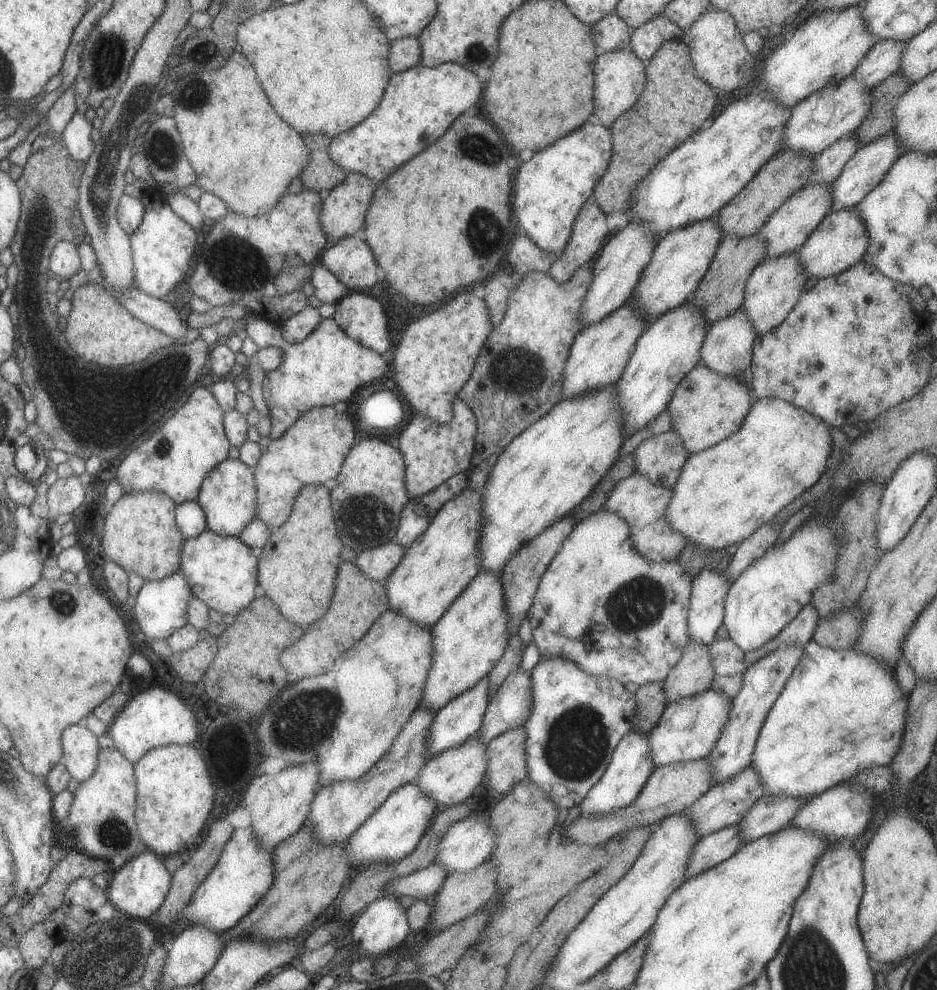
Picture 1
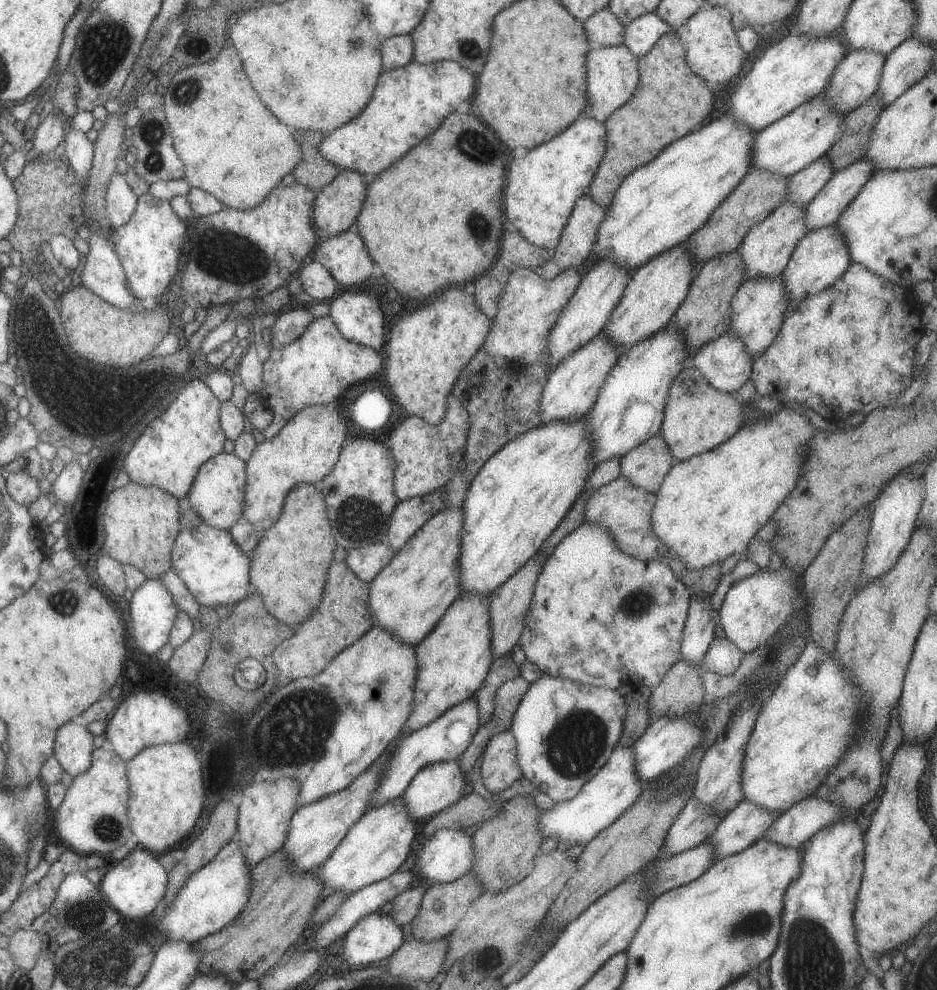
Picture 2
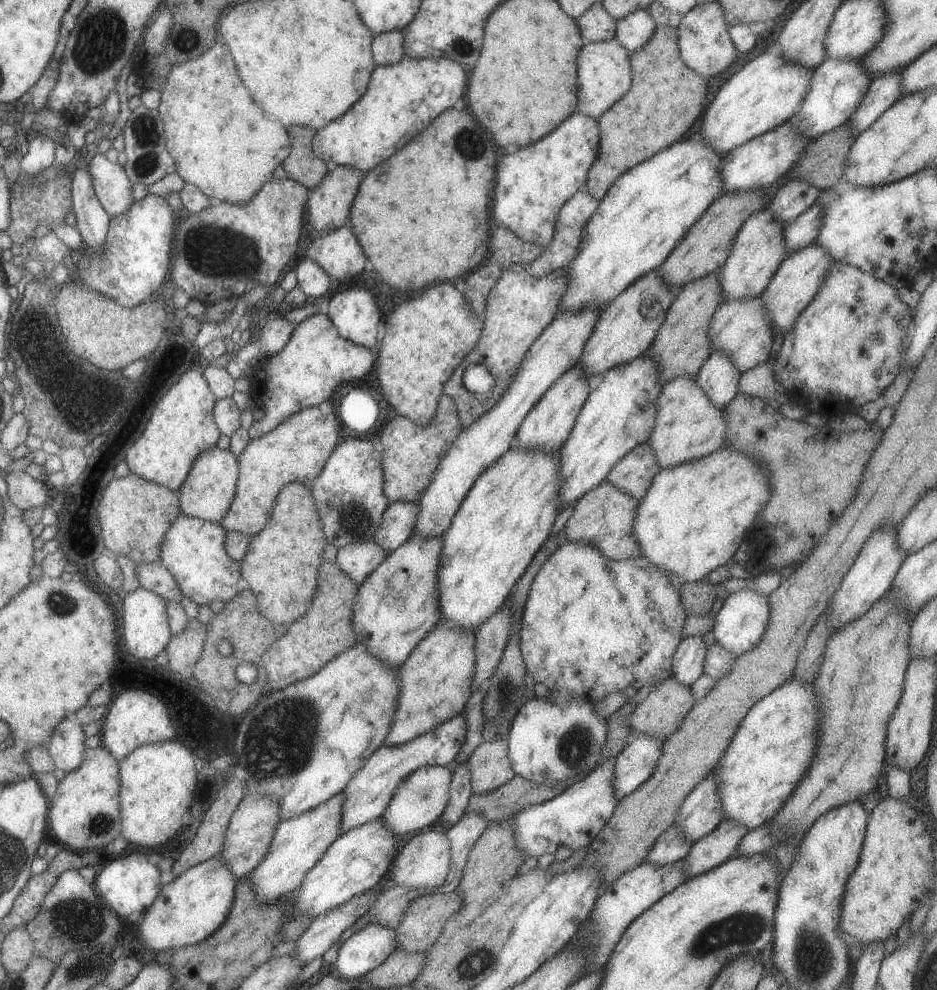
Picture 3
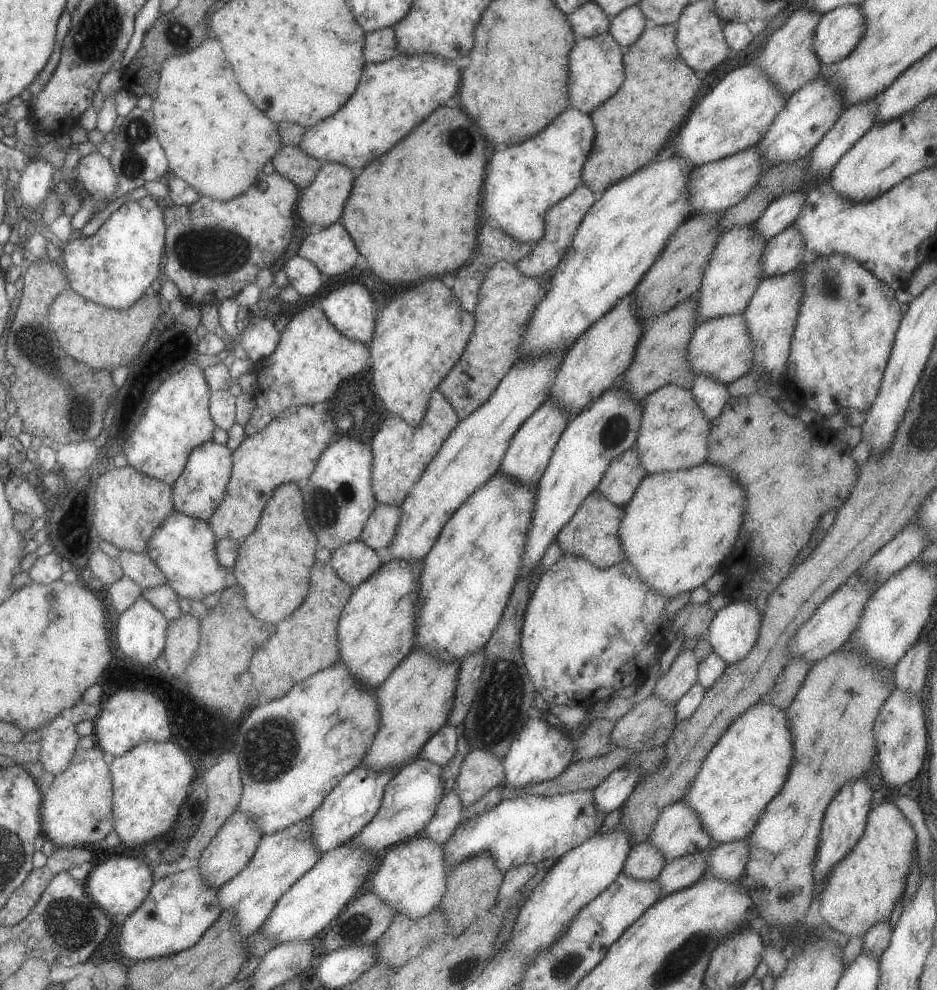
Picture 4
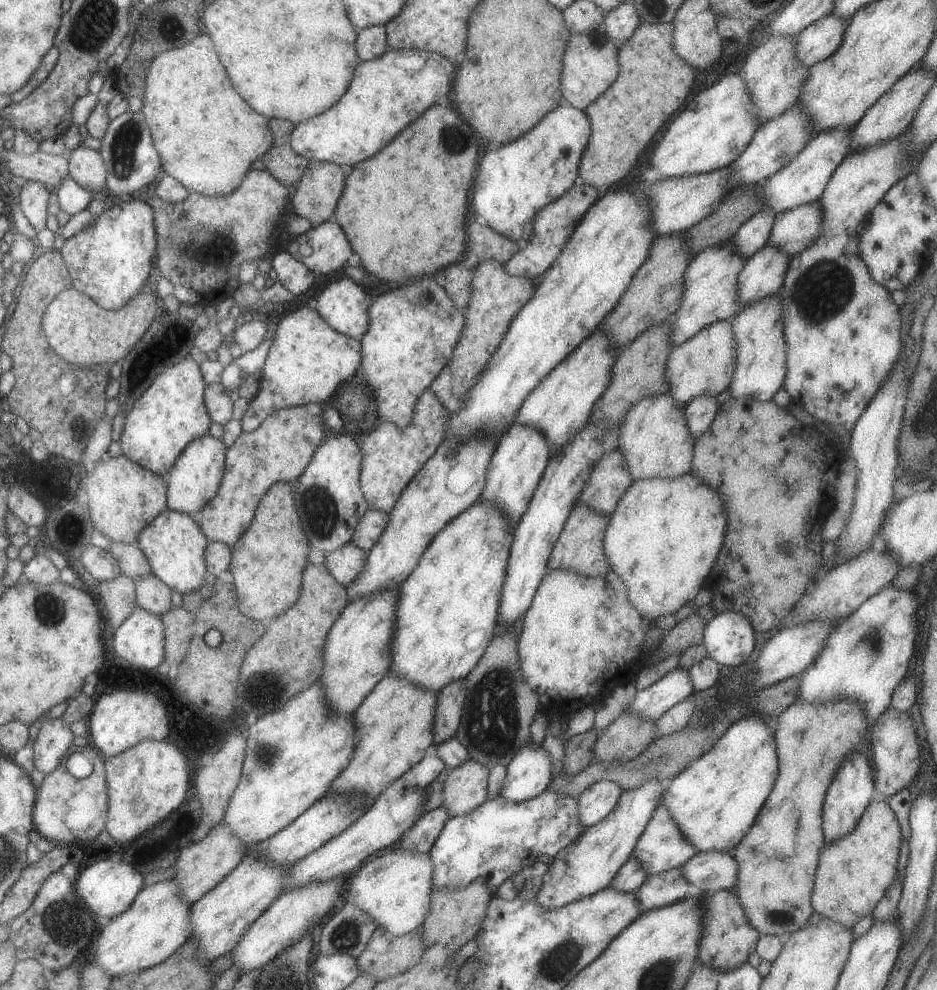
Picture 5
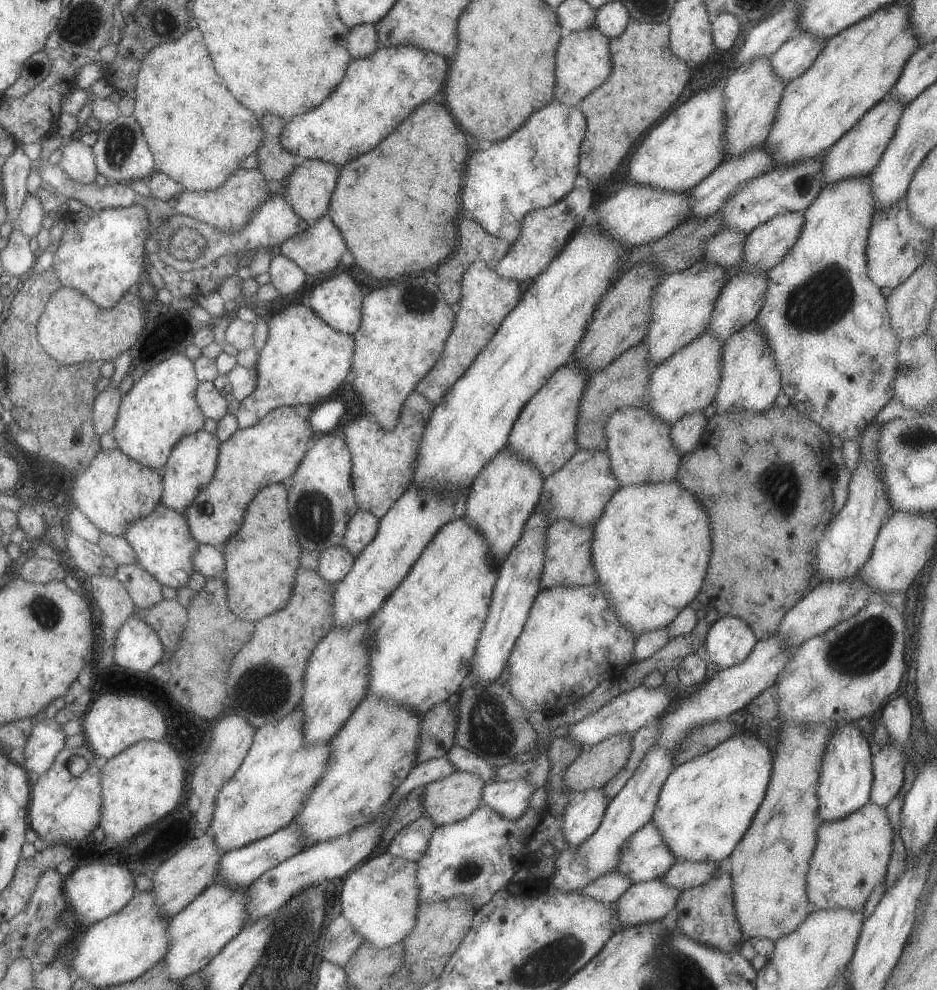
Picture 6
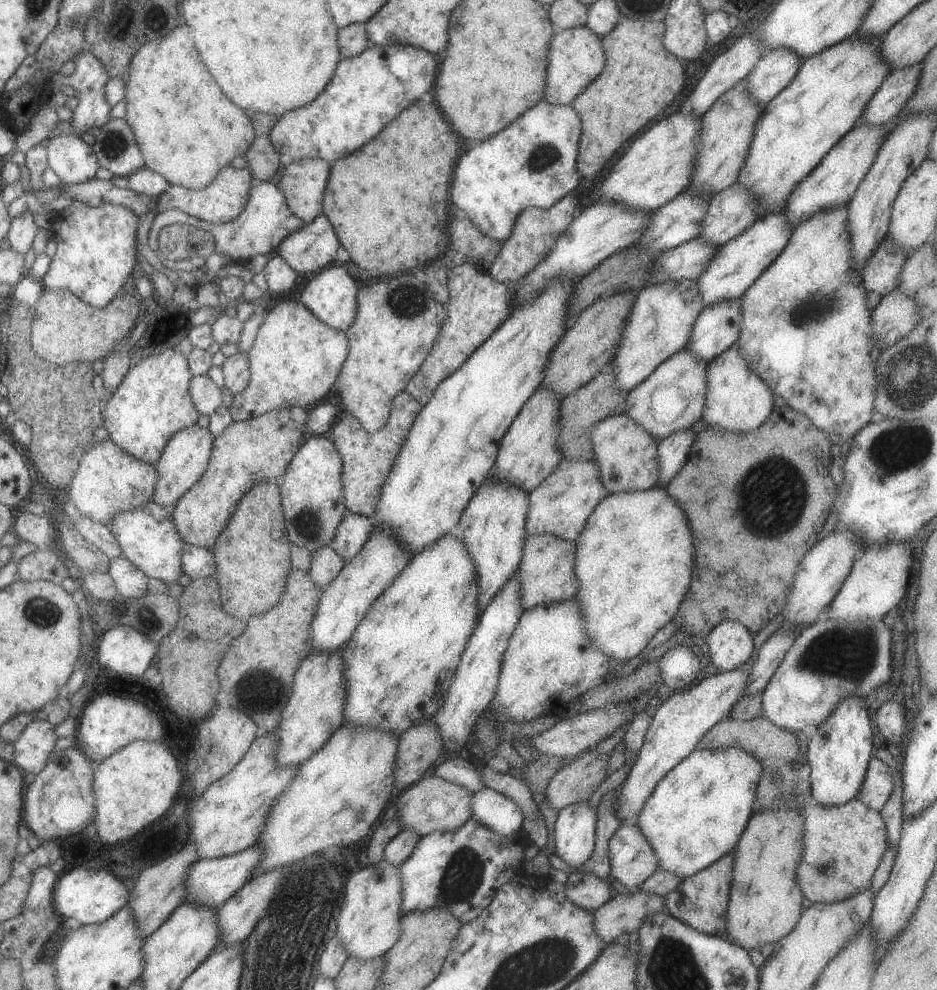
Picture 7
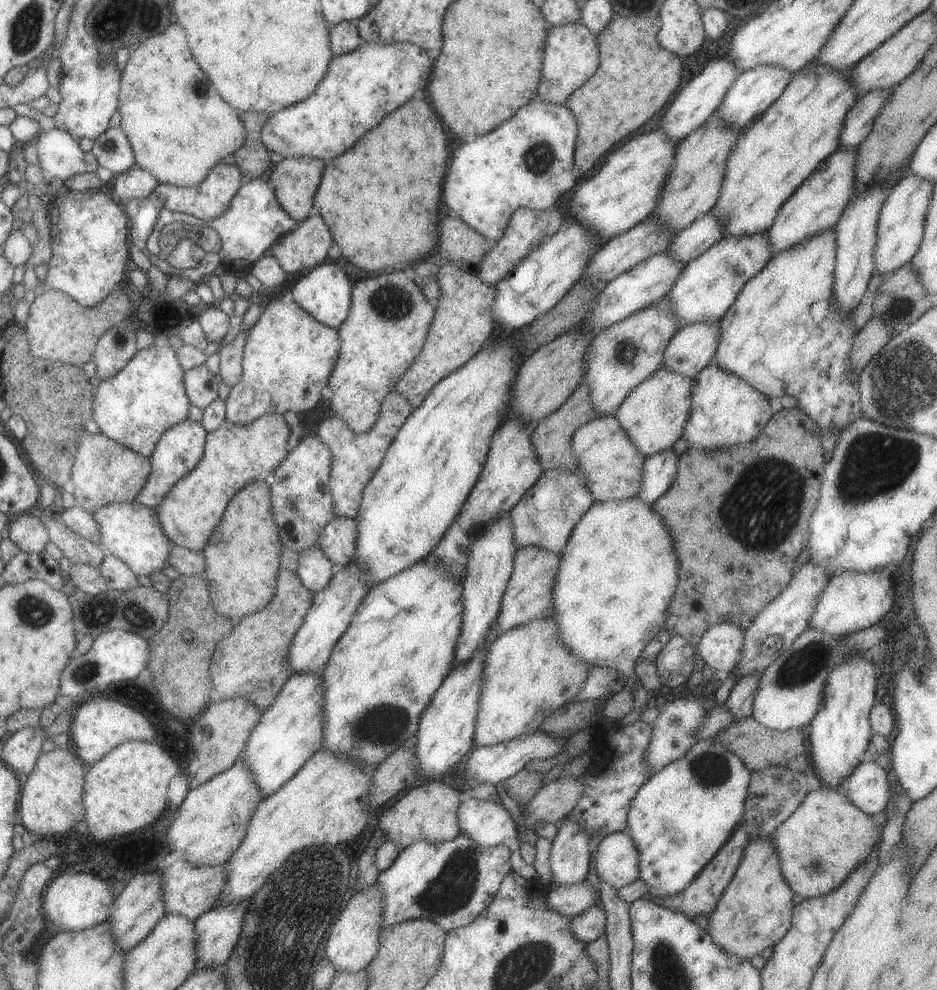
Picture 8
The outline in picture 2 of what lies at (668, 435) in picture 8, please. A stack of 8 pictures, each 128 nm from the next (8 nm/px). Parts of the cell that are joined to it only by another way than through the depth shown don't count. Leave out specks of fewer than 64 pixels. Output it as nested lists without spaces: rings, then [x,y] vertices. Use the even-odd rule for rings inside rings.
[[[777,274],[777,278],[749,278],[739,285],[733,295],[728,330],[741,340],[749,356],[757,356],[773,342],[790,308],[781,274]]]

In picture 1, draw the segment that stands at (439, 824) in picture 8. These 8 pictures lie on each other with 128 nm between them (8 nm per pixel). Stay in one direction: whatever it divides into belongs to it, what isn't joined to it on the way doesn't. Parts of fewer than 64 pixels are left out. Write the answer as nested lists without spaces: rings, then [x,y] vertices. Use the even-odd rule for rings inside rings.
[[[523,726],[507,730],[495,736],[487,743],[487,778],[488,785],[501,794],[505,794],[514,784],[528,778],[525,762],[525,728]]]

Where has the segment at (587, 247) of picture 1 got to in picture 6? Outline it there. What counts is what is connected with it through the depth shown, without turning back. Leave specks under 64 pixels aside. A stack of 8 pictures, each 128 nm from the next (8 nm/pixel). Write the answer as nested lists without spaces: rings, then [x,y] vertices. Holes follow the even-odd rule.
[[[572,188],[561,200],[548,207],[527,212],[520,222],[521,234],[510,243],[509,252],[494,266],[495,272],[517,282],[532,281],[562,250],[579,226],[595,218],[591,192],[587,188]]]

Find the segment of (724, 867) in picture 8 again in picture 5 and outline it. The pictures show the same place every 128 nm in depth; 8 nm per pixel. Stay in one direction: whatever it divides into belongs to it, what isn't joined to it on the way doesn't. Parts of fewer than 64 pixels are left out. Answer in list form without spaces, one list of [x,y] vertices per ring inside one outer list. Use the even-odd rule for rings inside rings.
[[[730,890],[704,892],[701,896],[701,910],[703,912],[701,912],[701,940],[698,944],[699,962],[719,972],[729,972],[741,964],[747,964],[749,956],[755,952],[759,934],[745,918],[745,912],[736,894]]]

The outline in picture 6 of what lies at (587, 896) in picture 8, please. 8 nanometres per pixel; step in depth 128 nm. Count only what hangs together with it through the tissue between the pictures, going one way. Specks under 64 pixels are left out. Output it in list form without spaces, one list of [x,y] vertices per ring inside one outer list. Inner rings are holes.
[[[611,871],[610,873],[595,878],[593,882],[589,882],[585,888],[579,888],[578,894],[581,896],[589,896],[597,902],[614,902],[622,892],[625,892],[631,886],[629,876],[621,874],[621,872]]]

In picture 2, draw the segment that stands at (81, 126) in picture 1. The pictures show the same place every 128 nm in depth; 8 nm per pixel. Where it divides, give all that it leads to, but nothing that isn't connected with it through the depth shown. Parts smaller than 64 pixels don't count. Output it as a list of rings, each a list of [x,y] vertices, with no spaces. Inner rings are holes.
[[[69,124],[68,132],[64,134],[64,155],[63,158],[68,161],[81,187],[85,186],[89,166],[94,153],[94,142],[91,142],[85,136],[85,133],[71,128]]]

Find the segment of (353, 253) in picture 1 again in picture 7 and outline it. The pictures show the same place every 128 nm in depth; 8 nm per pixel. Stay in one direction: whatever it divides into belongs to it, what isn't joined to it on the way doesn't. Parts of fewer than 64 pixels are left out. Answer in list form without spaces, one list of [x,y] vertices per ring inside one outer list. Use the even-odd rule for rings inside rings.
[[[321,214],[281,240],[274,253],[283,258],[291,270],[305,274],[334,264],[337,248],[337,236],[335,232],[331,234],[331,224]]]

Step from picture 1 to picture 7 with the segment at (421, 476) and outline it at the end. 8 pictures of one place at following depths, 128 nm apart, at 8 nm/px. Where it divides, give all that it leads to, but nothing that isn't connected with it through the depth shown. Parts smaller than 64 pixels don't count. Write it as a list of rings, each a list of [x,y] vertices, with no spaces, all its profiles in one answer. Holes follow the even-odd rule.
[[[399,392],[392,401],[387,423],[377,432],[365,432],[357,418],[341,417],[326,434],[341,456],[341,484],[343,484],[343,504],[349,513],[361,514],[373,518],[375,504],[381,494],[381,485],[385,482],[393,460],[397,458],[403,440],[407,437],[413,420],[421,411],[421,406],[407,392]]]

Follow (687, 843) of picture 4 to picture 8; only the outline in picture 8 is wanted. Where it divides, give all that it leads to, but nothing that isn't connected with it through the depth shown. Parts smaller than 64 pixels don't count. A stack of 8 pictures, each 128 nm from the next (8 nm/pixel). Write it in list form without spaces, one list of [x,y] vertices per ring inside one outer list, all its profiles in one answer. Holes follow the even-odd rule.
[[[626,831],[604,836],[592,858],[595,876],[615,889],[639,878],[639,854]]]

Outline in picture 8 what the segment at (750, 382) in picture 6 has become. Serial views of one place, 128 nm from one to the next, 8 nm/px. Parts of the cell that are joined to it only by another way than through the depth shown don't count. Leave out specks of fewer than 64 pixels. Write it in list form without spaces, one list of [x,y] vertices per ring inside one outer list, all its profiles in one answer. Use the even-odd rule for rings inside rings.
[[[710,363],[692,376],[689,392],[691,408],[682,434],[689,446],[705,450],[743,446],[762,432],[772,415],[767,396],[757,392],[739,376],[719,368],[714,363]]]

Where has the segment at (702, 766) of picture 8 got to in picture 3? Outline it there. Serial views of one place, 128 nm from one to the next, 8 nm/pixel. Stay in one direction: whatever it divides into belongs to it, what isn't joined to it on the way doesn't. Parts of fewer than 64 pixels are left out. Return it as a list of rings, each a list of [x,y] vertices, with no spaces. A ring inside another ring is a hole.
[[[791,677],[749,708],[715,765],[717,796],[724,820],[733,820],[735,824],[747,828],[747,831],[751,830],[771,821],[785,804],[785,800],[791,796],[797,782],[805,776],[805,770],[809,768],[815,754],[815,698],[817,696],[813,690],[813,682]]]

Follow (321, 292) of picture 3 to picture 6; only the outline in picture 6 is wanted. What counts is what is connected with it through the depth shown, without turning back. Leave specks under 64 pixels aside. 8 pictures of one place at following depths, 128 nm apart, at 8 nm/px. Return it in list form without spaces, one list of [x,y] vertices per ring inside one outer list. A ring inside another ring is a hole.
[[[280,254],[272,257],[268,273],[269,283],[279,295],[299,292],[305,284],[305,274],[289,258]]]

